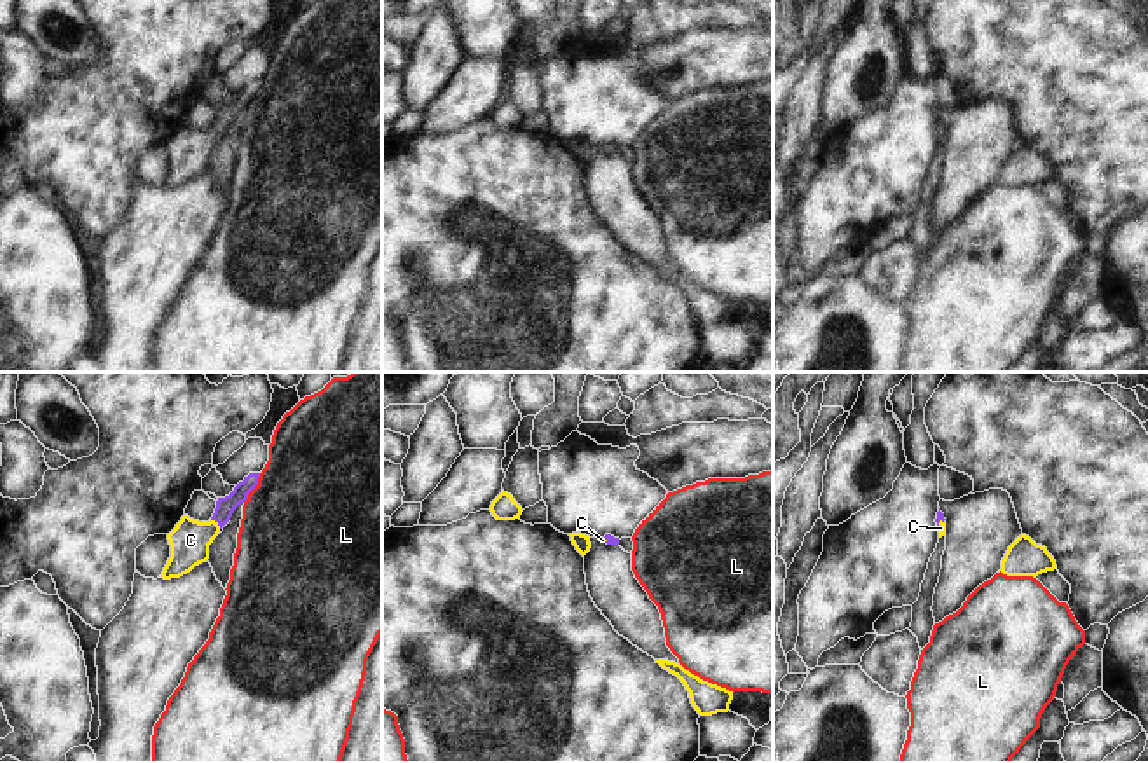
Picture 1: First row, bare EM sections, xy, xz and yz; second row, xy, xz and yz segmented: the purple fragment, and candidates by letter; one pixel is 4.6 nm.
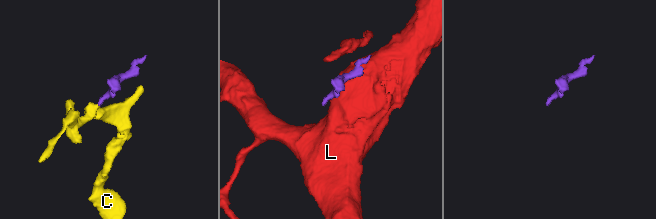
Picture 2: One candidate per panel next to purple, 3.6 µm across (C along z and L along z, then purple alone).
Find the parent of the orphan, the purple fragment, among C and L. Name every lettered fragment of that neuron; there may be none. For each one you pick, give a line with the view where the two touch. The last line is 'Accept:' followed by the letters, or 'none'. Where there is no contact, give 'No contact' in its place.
C: Touches purple in xy
Accept: C

